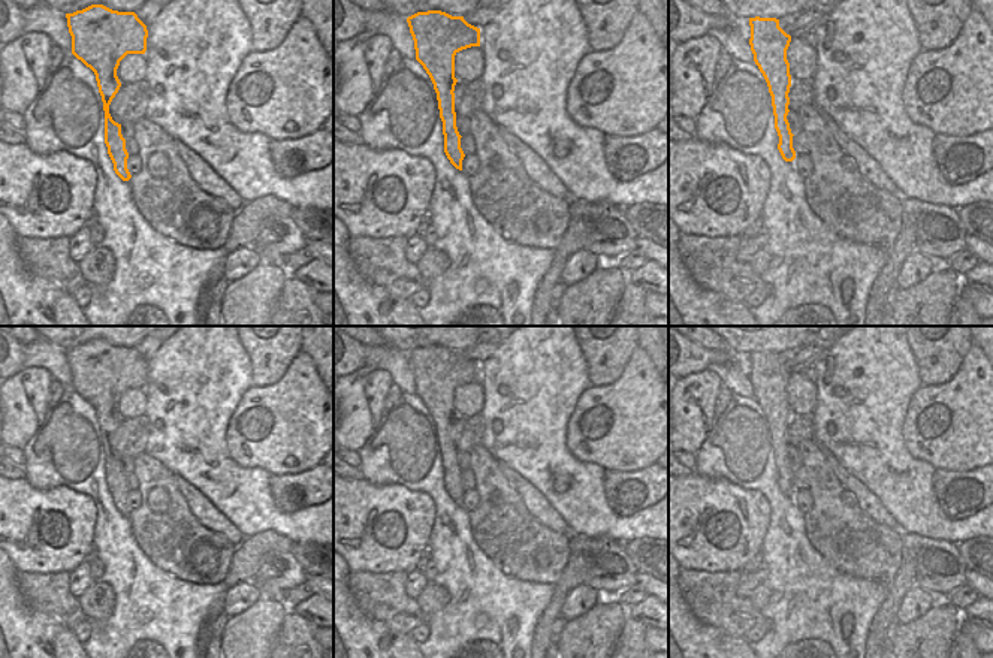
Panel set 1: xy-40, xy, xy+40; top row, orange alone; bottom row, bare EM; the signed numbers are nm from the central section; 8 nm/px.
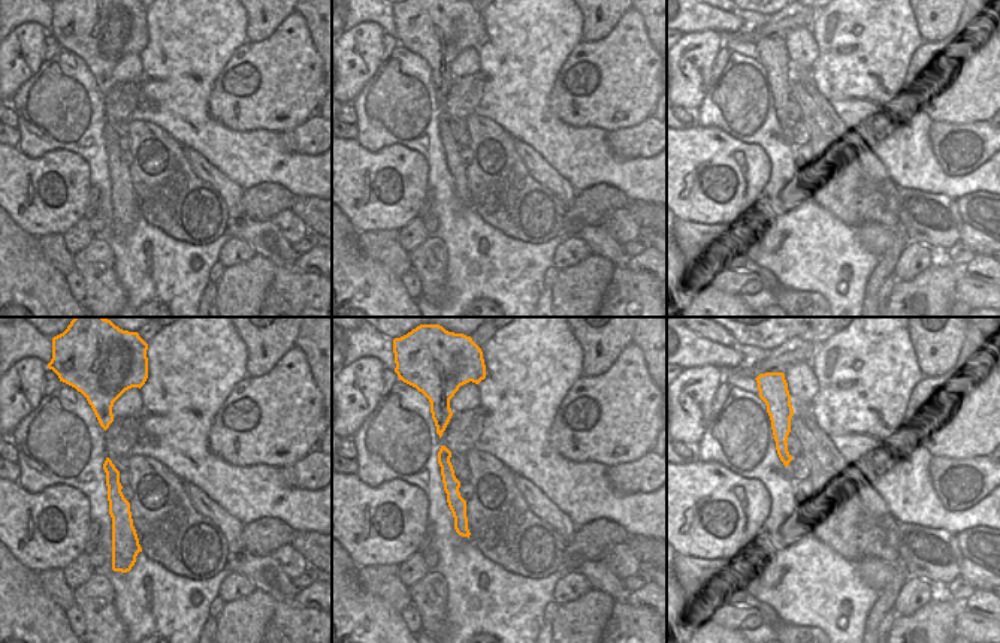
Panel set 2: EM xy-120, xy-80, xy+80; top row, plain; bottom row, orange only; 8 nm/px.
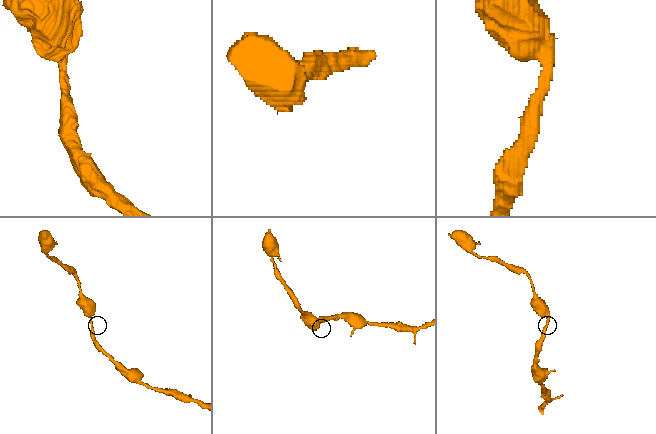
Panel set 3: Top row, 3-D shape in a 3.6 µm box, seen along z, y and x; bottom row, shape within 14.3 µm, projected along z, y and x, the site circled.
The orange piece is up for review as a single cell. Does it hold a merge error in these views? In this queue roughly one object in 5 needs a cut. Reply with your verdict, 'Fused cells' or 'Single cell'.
Single cell

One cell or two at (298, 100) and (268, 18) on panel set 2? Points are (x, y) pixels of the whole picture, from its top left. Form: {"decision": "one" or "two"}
{"decision": "two"}

